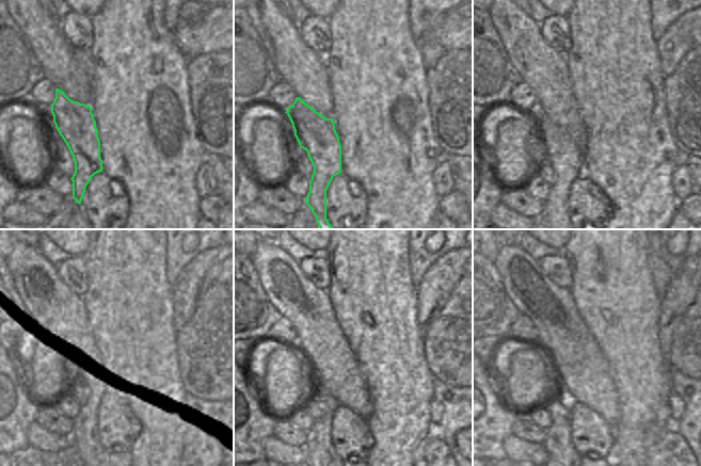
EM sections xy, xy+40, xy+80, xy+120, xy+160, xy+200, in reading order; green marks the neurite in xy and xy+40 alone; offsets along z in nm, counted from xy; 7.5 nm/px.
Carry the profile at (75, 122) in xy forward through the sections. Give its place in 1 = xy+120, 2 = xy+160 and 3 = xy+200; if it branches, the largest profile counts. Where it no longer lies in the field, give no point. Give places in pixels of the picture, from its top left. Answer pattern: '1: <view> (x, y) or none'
1: xy+120 (83, 437)
2: xy+160 (318, 446)
3: xy+200 (558, 444)

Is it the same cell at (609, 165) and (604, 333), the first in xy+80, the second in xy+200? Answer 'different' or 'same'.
same

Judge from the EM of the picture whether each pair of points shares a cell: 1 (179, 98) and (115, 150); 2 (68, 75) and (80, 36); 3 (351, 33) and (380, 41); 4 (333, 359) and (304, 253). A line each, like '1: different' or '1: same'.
1: same
2: different
3: same
4: different

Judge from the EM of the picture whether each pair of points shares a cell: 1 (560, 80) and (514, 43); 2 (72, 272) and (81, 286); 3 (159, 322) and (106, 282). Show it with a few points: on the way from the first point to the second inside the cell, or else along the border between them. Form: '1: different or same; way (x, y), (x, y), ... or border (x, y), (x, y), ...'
1: same; way (548, 75), (526, 52)
2: same; way (75, 275), (79, 283)
3: same; way (146, 321), (118, 293)

